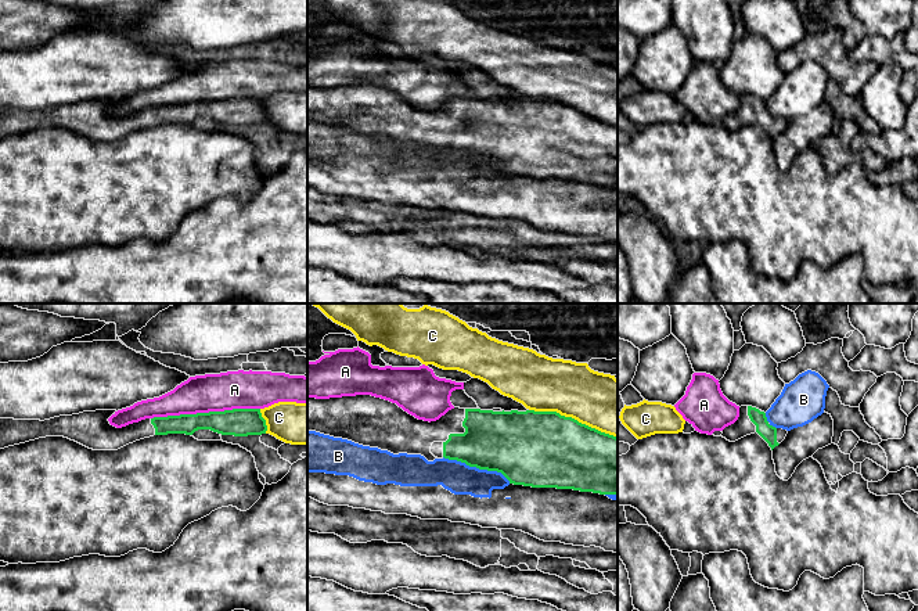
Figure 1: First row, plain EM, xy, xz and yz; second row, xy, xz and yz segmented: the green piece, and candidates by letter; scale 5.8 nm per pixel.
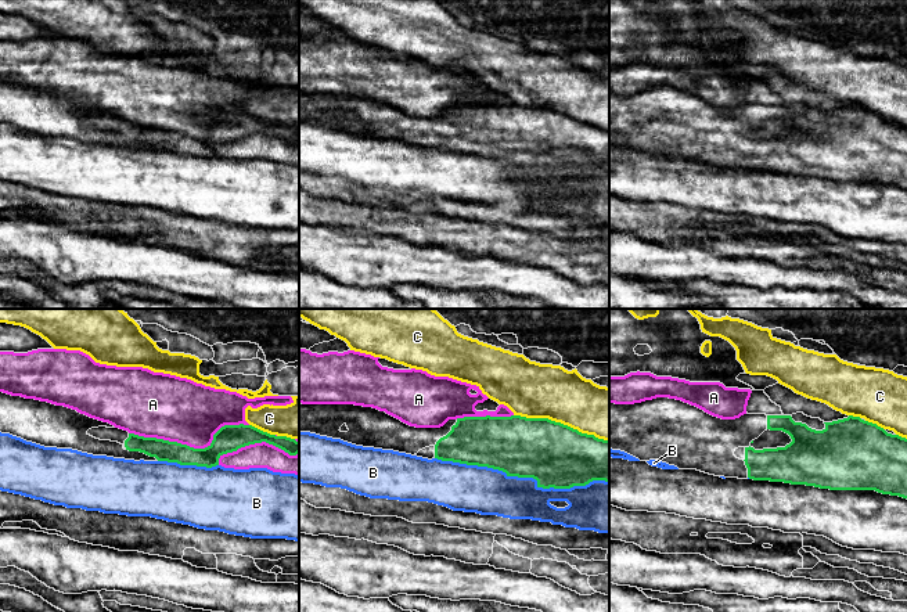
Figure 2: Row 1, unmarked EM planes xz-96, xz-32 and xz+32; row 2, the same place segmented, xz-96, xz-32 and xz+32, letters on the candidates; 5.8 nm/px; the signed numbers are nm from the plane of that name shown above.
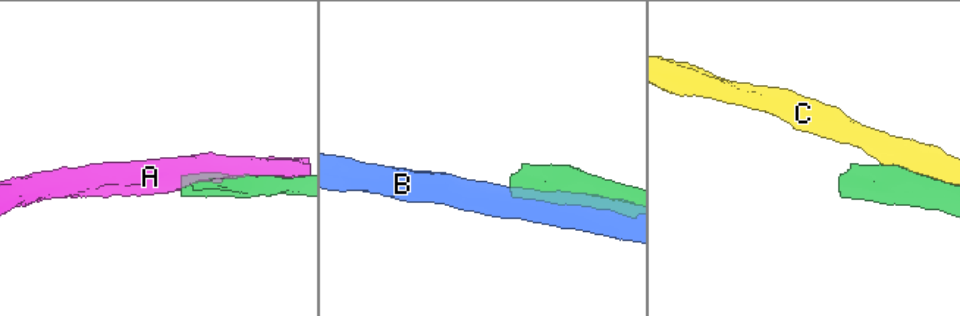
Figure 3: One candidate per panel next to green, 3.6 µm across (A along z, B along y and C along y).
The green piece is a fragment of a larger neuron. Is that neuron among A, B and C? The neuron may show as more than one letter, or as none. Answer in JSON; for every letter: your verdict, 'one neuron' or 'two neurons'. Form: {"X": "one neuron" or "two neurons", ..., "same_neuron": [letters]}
{"A": "two neurons", "B": "two neurons", "C": "two neurons", "same_neuron": []}

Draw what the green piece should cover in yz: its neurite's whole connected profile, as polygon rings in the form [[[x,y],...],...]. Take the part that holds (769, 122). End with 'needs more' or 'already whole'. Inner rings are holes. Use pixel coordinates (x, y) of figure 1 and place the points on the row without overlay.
[[[741,96],[738,109],[721,121],[721,126],[735,132],[746,125],[757,122],[771,137],[778,136],[788,121],[768,114],[766,103],[752,96]]]; needs more

